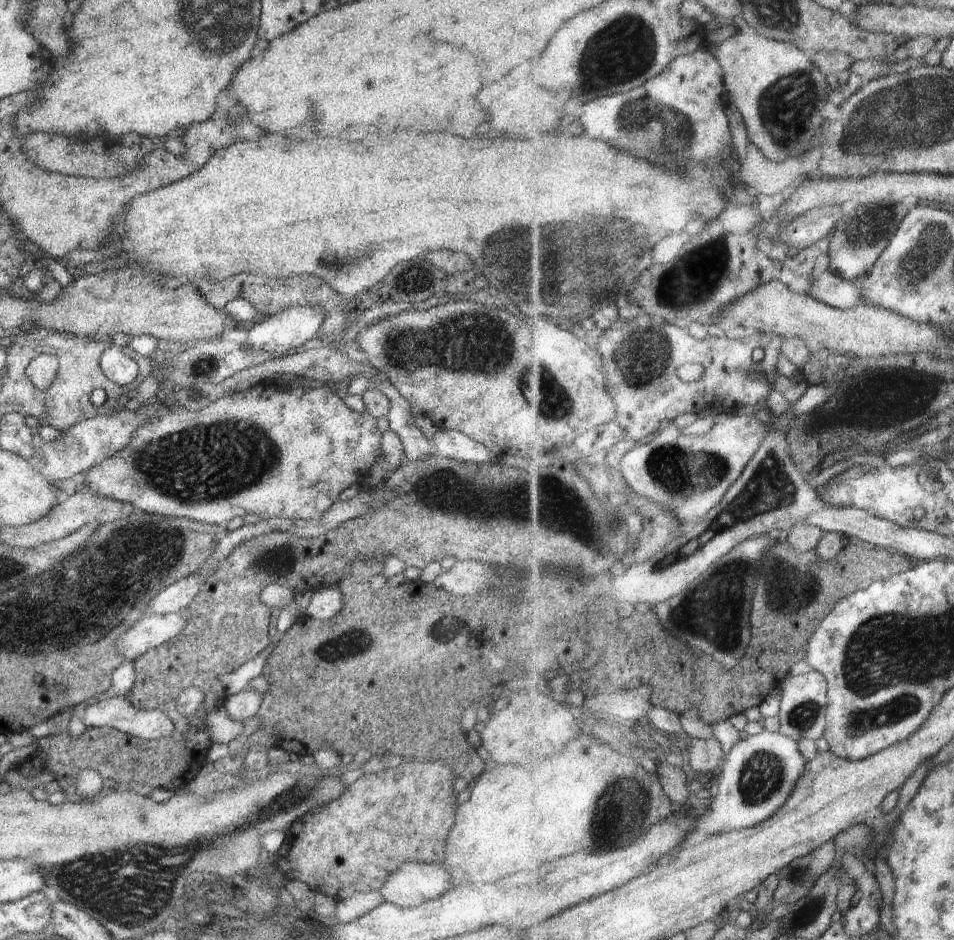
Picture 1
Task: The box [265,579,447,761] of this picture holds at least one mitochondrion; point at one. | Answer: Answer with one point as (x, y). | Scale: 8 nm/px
(342, 644)

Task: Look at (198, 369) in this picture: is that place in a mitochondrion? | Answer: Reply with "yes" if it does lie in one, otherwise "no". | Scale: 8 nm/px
no

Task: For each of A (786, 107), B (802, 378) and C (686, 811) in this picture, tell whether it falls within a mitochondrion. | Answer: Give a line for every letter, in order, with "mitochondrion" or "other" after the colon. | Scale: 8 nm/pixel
A: mitochondrion
B: other
C: other

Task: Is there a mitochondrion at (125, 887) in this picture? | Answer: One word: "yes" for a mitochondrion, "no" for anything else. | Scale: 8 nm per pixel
yes

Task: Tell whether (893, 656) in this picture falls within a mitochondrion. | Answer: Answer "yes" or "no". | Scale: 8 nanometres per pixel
yes

